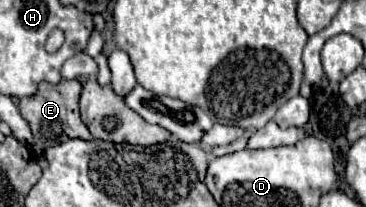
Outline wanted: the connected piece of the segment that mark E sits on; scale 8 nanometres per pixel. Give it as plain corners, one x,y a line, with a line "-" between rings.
61,80
59,84
41,82
37,92
33,96
25,96
19,102
21,116
29,122
33,136
47,148
57,146
61,142
67,142
71,138
91,140
91,134
87,126
79,118
79,94
81,94
81,82
79,80

